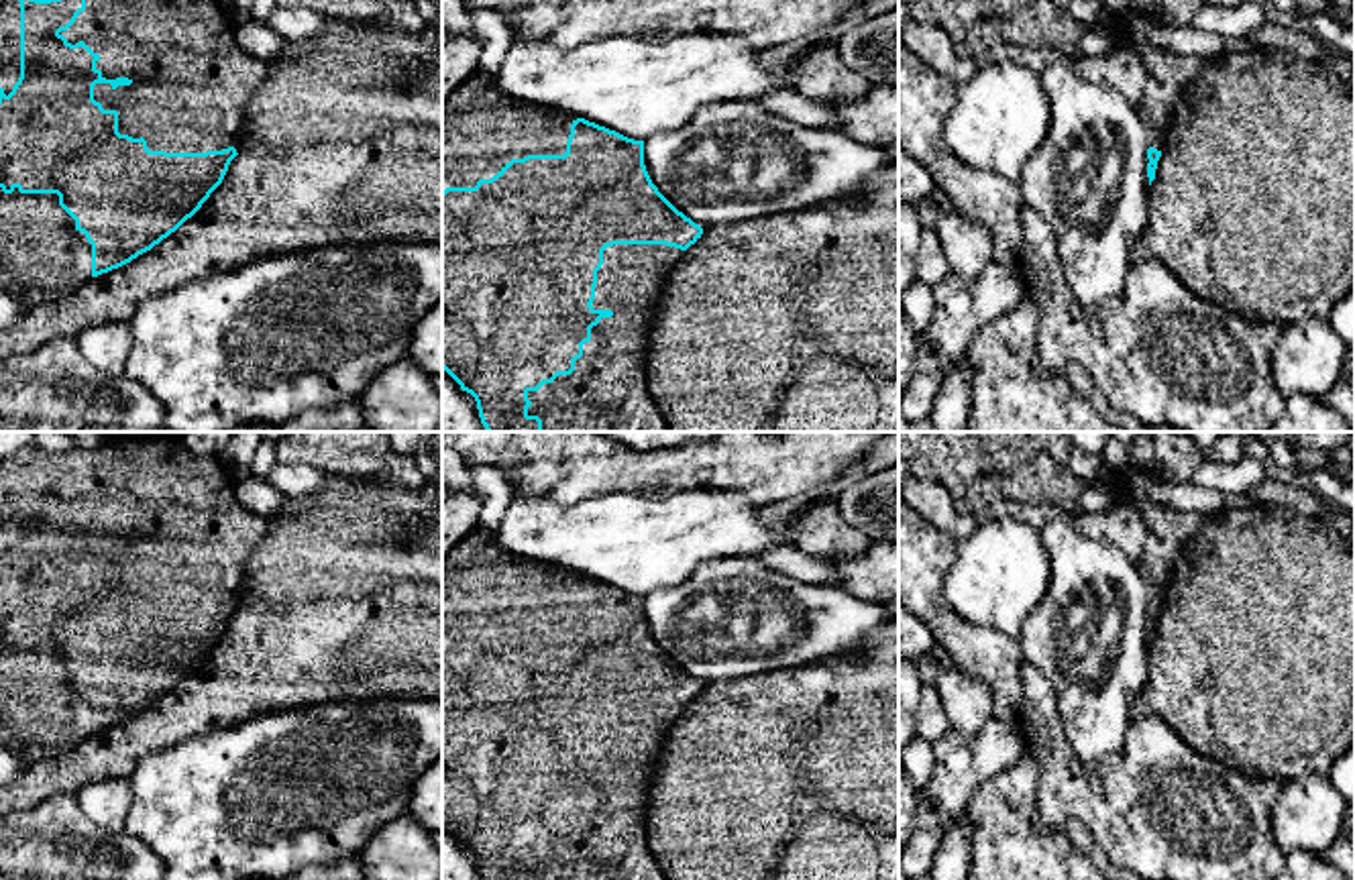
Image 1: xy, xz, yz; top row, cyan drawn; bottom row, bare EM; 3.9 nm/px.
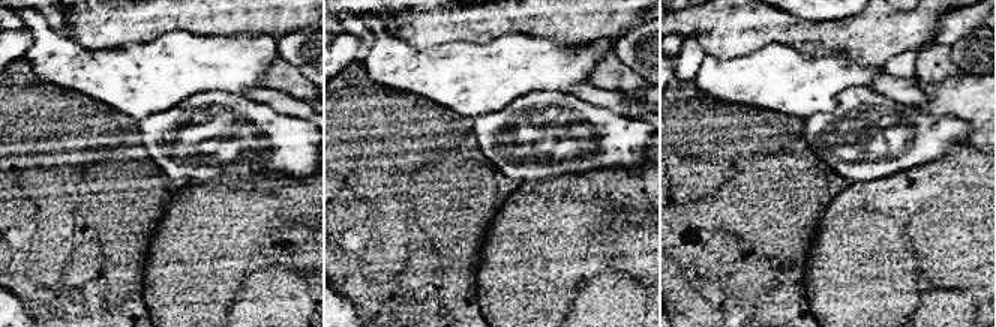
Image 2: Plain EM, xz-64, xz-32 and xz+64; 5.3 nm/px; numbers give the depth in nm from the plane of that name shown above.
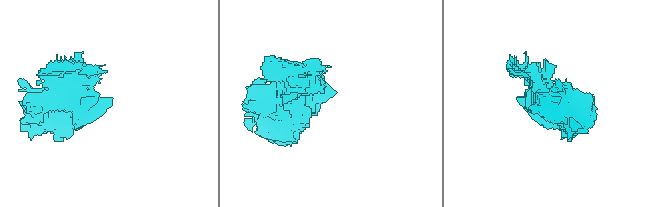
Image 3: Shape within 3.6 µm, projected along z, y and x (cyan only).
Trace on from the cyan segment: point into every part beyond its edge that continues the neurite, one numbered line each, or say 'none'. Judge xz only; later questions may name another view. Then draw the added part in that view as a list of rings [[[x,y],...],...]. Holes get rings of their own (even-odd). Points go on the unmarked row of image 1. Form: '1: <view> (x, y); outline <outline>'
1: xz (610, 840); outline [[[613,701],[603,707],[591,762],[613,772],[591,784],[571,831],[528,847],[528,872],[538,872],[542,880],[666,880],[648,847],[646,811],[662,746],[683,713],[685,707],[666,701]]]

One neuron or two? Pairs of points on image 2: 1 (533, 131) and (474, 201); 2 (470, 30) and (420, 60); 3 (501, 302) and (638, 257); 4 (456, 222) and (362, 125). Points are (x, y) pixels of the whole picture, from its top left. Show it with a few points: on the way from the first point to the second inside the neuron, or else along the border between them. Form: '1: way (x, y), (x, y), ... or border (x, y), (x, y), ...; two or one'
1: border (477, 143), (482, 153), (504, 176), (519, 182); two
2: border (485, 44), (446, 42), (414, 48); two
3: way (536, 294), (588, 294), (603, 279); one
4: way (432, 198), (383, 149); one

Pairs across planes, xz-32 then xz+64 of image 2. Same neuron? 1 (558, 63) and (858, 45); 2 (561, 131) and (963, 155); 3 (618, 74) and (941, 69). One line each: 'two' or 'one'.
1: two
2: two
3: one

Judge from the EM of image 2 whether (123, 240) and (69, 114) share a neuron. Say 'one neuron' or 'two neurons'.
one neuron

